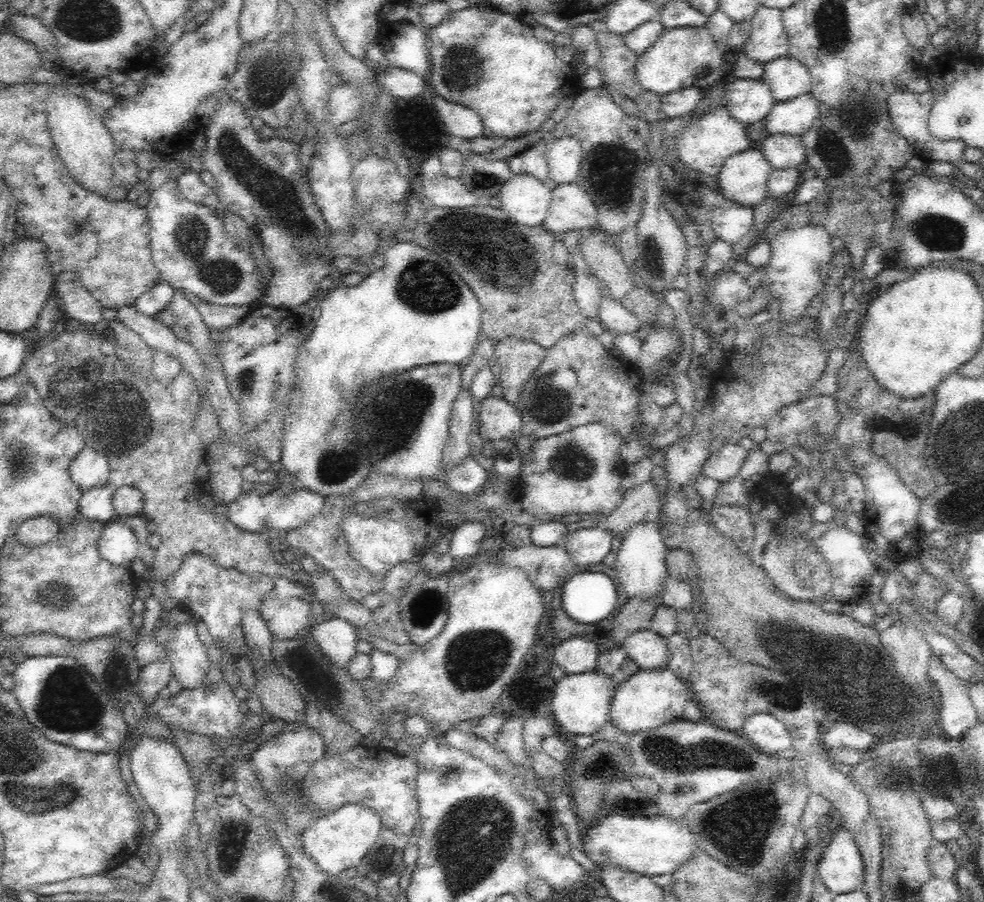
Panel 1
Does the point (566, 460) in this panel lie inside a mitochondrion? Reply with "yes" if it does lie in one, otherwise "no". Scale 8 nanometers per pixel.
yes

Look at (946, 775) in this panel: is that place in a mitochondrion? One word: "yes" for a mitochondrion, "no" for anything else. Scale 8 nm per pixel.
yes

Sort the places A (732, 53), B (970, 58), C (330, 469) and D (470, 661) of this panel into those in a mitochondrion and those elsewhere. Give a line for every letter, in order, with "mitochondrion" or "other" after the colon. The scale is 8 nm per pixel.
A: other
B: other
C: mitochondrion
D: mitochondrion

